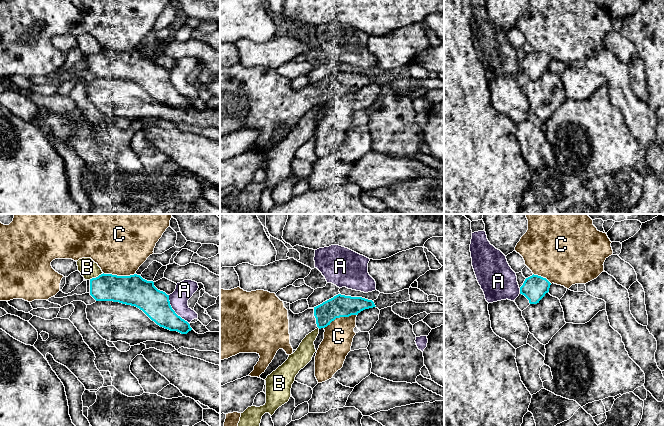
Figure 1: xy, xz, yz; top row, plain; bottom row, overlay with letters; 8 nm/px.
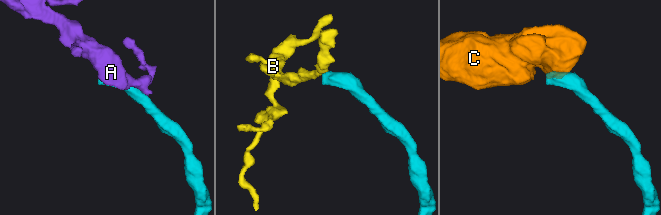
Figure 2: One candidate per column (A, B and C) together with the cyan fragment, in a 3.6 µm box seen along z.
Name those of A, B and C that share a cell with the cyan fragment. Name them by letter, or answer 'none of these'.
C

